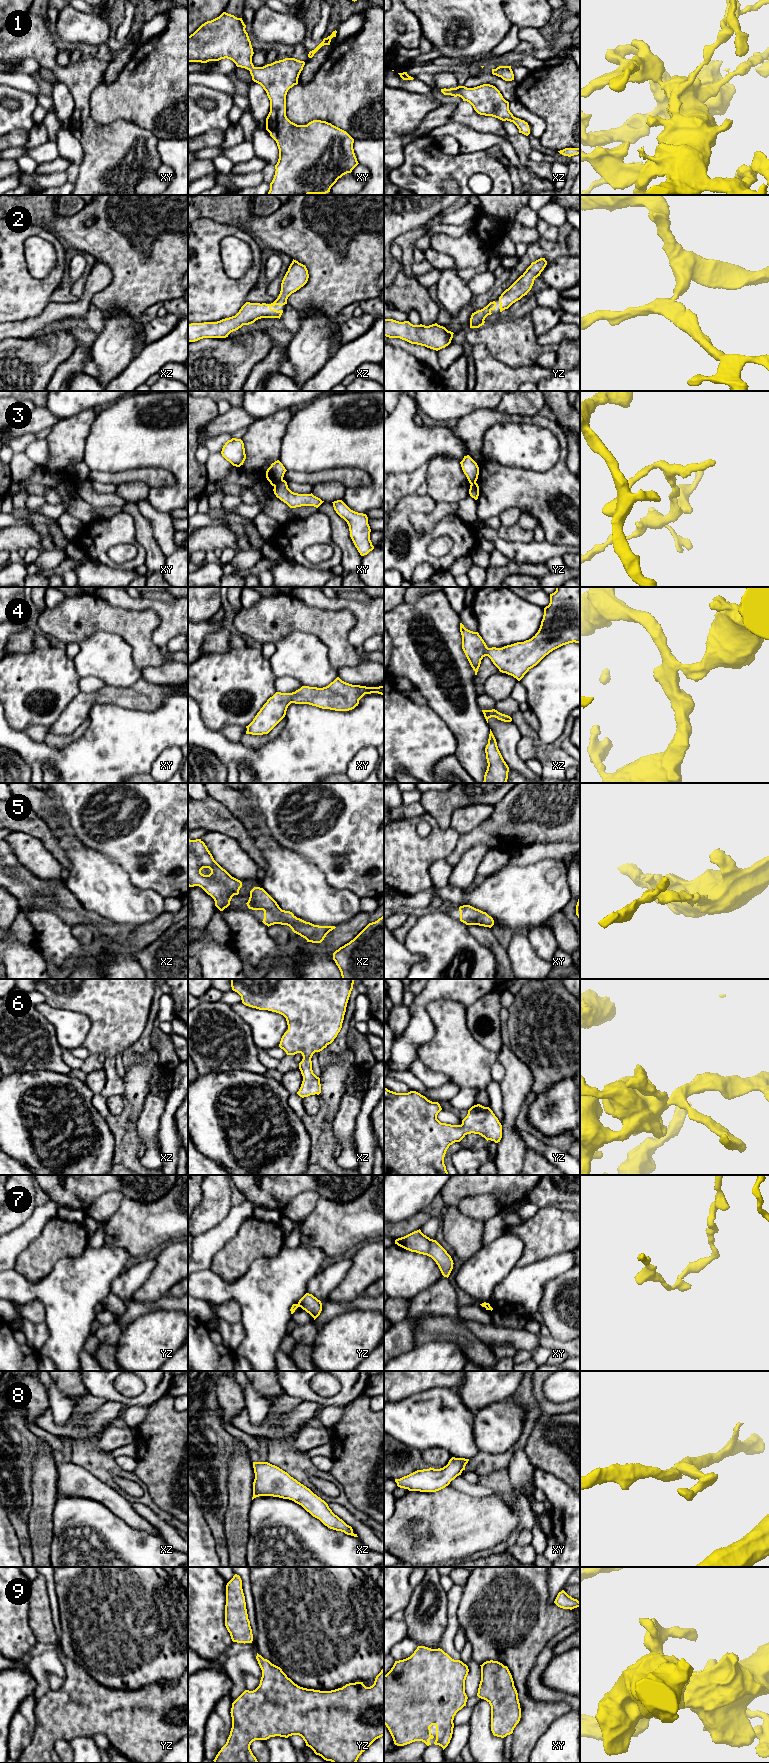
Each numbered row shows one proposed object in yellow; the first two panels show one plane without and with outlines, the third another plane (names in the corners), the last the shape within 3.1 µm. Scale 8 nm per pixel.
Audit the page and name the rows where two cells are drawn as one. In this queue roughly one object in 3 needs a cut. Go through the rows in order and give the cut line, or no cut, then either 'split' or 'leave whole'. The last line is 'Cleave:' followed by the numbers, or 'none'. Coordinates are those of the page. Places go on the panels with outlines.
1: no cut | leave whole
2: no cut | leave whole
3: xy (282, 479), (274, 487) | split
4: no cut | leave whole
5: no cut | leave whole
6: no cut | leave whole
7: xy (482, 1303), (489, 1305) | split
8: no cut | leave whole
9: no cut | leave whole
Cleave: 3, 7

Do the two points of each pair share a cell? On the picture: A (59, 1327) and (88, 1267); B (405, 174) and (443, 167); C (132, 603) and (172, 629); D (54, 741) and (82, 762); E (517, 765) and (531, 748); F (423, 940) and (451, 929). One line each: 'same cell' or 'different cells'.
A: same cell
B: same cell
C: same cell
D: different cells
E: different cells
F: same cell

